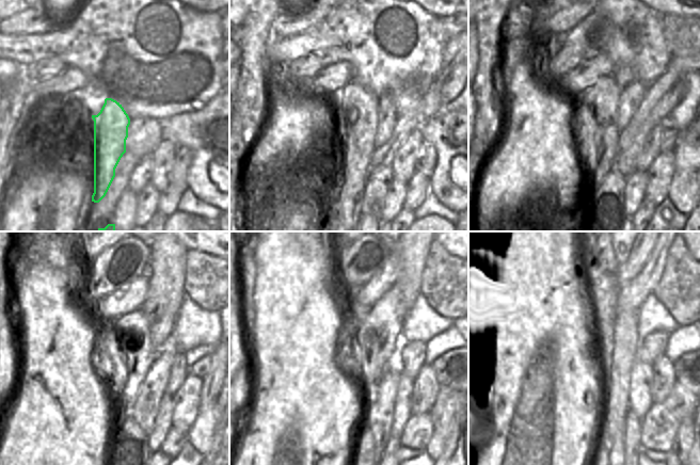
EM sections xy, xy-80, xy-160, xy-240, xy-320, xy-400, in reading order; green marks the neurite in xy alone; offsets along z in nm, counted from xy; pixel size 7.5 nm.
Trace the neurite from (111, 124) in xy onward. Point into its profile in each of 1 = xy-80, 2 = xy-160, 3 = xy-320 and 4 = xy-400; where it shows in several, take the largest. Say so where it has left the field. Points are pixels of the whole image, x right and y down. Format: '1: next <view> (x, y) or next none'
1: next xy-80 (356, 112)
2: next xy-160 (595, 107)
3: next xy-320 (378, 339)
4: next xy-400 (632, 294)

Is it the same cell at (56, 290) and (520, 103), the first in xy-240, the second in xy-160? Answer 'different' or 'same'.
same

